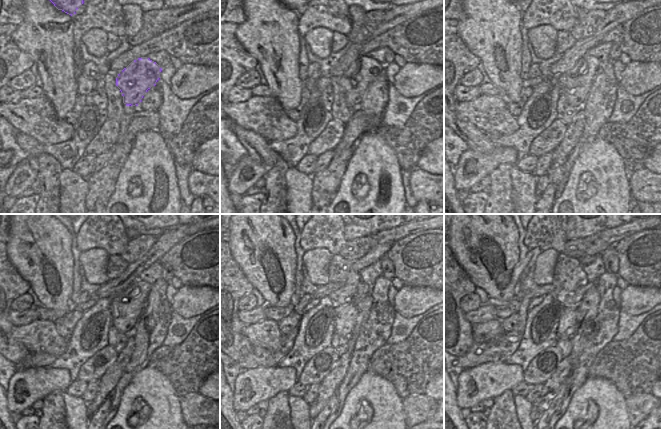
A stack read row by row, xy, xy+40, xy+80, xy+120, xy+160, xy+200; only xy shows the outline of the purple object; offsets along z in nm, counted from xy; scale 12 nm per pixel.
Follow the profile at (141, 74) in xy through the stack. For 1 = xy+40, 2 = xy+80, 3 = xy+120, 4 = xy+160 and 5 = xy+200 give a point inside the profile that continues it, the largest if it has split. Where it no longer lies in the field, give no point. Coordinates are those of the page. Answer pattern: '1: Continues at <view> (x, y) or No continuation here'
1: Continues at xy+40 (355, 81)
2: Continues at xy+80 (574, 85)
3: Continues at xy+120 (125, 311)
4: Continues at xy+160 (345, 315)
5: Continues at xy+200 (567, 322).

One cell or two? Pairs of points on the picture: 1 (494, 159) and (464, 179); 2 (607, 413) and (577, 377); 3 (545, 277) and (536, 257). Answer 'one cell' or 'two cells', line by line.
1: one cell
2: two cells
3: one cell

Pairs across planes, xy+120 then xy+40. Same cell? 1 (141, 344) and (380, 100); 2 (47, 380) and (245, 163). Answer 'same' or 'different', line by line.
1: same
2: same

